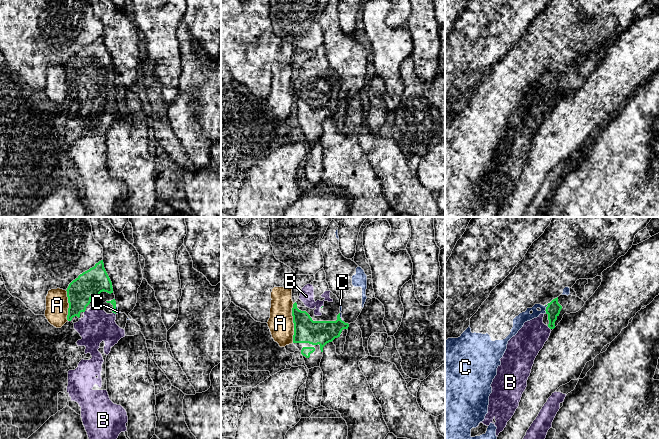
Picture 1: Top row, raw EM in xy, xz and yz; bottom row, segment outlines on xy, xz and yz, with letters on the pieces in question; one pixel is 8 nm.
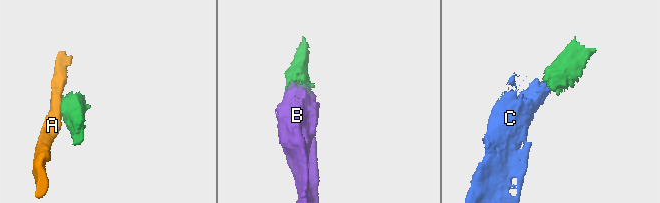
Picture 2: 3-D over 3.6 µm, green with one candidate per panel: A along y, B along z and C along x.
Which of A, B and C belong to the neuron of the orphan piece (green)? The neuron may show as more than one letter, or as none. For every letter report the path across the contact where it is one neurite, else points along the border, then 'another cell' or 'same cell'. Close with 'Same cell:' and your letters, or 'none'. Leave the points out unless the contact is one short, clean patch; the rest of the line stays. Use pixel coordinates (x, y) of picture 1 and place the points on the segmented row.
A: along xz (294, 303), (292, 308), (292, 342) | another cell
B: across yz (553, 309), (549, 327), (537, 333), (525, 345) | same cell
C: along yz (547, 304), (545, 312) | another cell
Same cell: B

